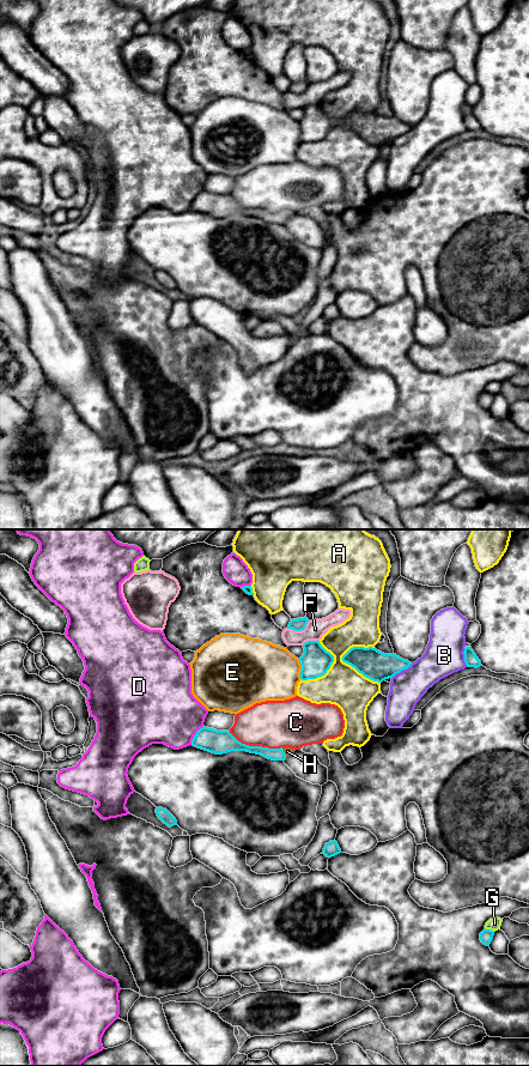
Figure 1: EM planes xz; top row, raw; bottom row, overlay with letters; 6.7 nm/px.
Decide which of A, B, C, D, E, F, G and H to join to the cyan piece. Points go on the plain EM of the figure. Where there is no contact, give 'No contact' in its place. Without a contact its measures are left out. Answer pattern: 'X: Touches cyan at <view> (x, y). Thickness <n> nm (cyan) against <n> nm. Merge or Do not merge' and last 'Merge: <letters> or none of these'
A: Touches cyan at xz (359, 135). Thickness 200 nm (cyan) against 280 nm. Do not merge
B: Touches cyan at xz (401, 133). Thickness 200 nm (cyan) against 220 nm. Do not merge
C: Touches cyan at xz (255, 210). Thickness 160 nm (cyan) against 320 nm. Do not merge
D: Touches cyan at xz (195, 198). Thickness 160 nm (cyan) against 420 nm. Do not merge
E: Touches cyan at xz (302, 132). Thickness 200 nm (cyan) against 380 nm. Do not merge
F: Touches cyan at xz (299, 94). Thickness 90 nm (cyan) against 140 nm. Do not merge
G: Touches cyan at xz (490, 393). Thickness 90 nm (cyan) against 90 nm. Do not merge
H: Touches cyan at xz (284, 216). Thickness 80 nm (cyan) against 50 nm. Merge
Merge: H

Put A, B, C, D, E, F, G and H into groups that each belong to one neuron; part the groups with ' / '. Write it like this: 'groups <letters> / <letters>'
groups A / B / C / D / E / F / G / H

